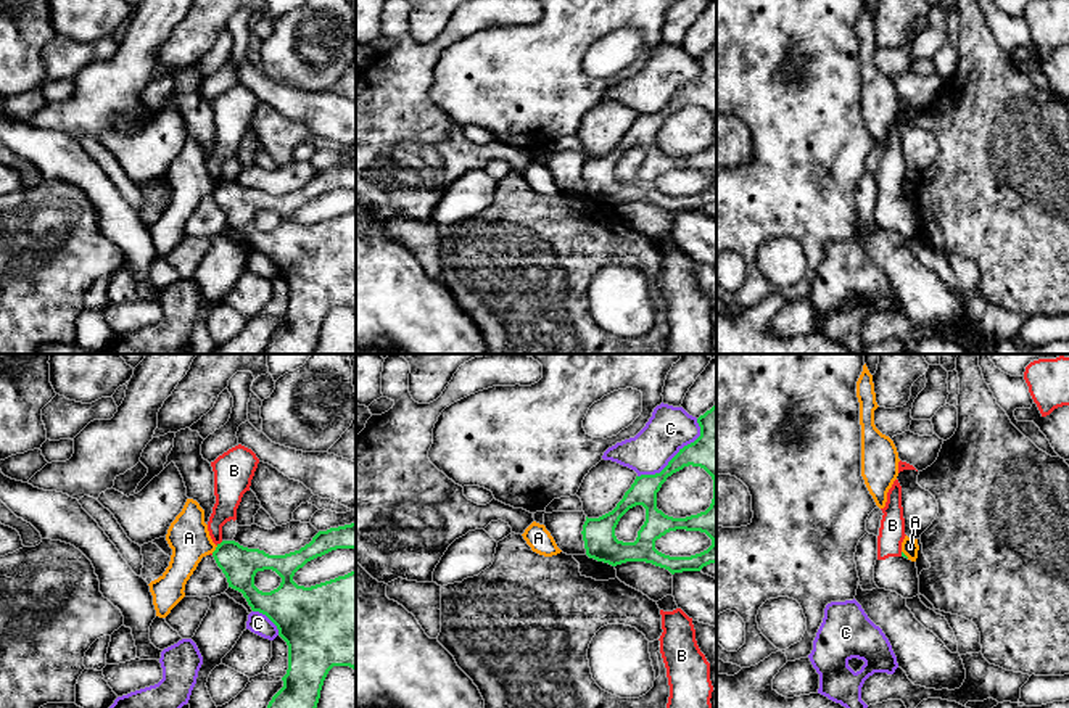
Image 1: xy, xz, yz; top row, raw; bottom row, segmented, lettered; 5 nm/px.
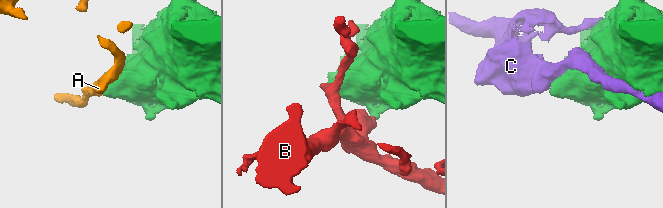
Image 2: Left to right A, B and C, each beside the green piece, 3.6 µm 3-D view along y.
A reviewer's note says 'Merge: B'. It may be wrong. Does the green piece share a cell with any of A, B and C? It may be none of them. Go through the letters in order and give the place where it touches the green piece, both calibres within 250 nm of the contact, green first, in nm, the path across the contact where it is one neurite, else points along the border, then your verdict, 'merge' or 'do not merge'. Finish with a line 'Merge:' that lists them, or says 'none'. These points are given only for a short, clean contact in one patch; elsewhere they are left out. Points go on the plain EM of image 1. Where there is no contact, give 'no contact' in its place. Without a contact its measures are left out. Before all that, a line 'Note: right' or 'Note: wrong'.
Note: wrong
A: xy (216, 189) | 180/200 nm | along xy (218, 185), (211, 192) | do not merge
B: xy (221, 182) | 180/130 nm | do not merge
C: xz (676, 94) | 220/220 nm | do not merge
Merge: none

